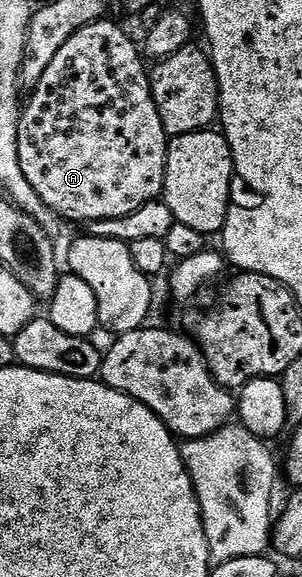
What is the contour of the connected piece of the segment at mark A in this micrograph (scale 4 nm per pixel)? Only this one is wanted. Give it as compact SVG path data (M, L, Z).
M110 19L95 21L91 25L81 27L71 36L69 43L65 43L65 47L61 47L61 51L57 51L53 63L49 63L49 67L43 72L41 79L30 90L31 98L28 101L26 98L19 119L17 147L21 155L21 167L25 171L29 183L33 183L33 191L37 191L37 195L41 195L45 207L49 207L56 218L63 220L64 217L67 221L84 221L84 223L116 221L125 215L133 215L133 211L145 207L145 203L156 200L162 194L169 138L161 123L157 103L151 94L151 78L148 66L143 66L143 61L145 62L145 57L140 46L138 49L131 42L130 35L121 26L114 25Z

